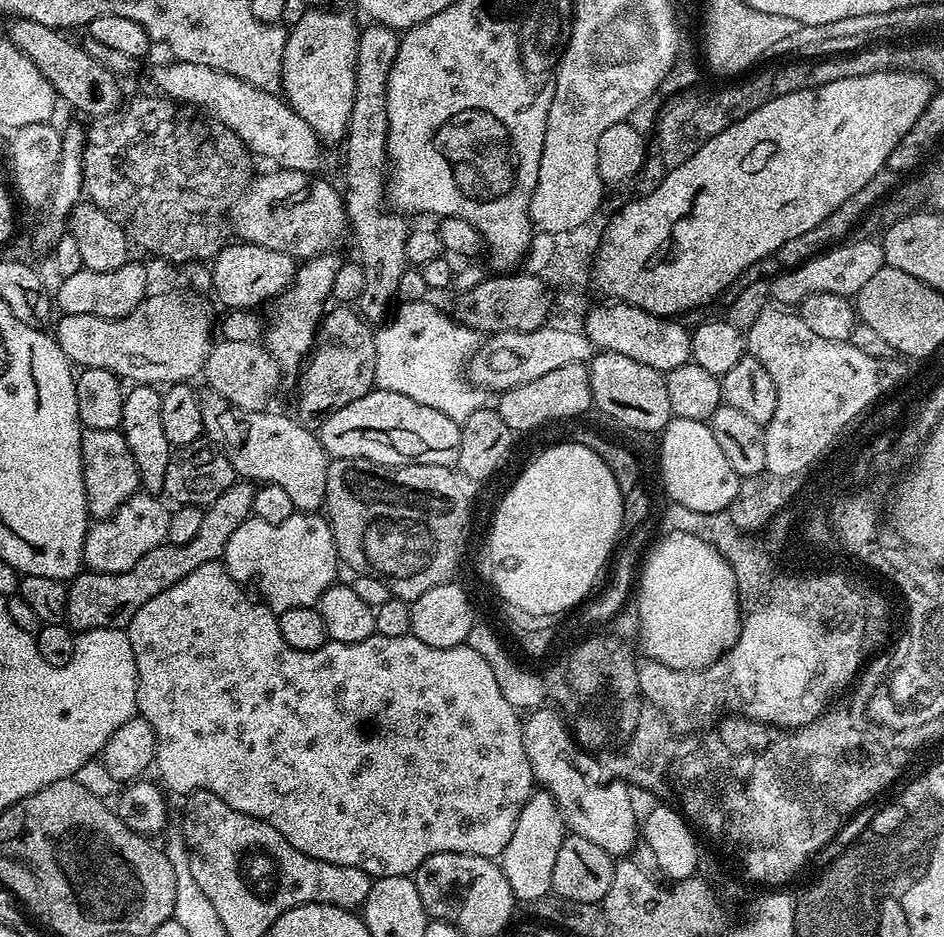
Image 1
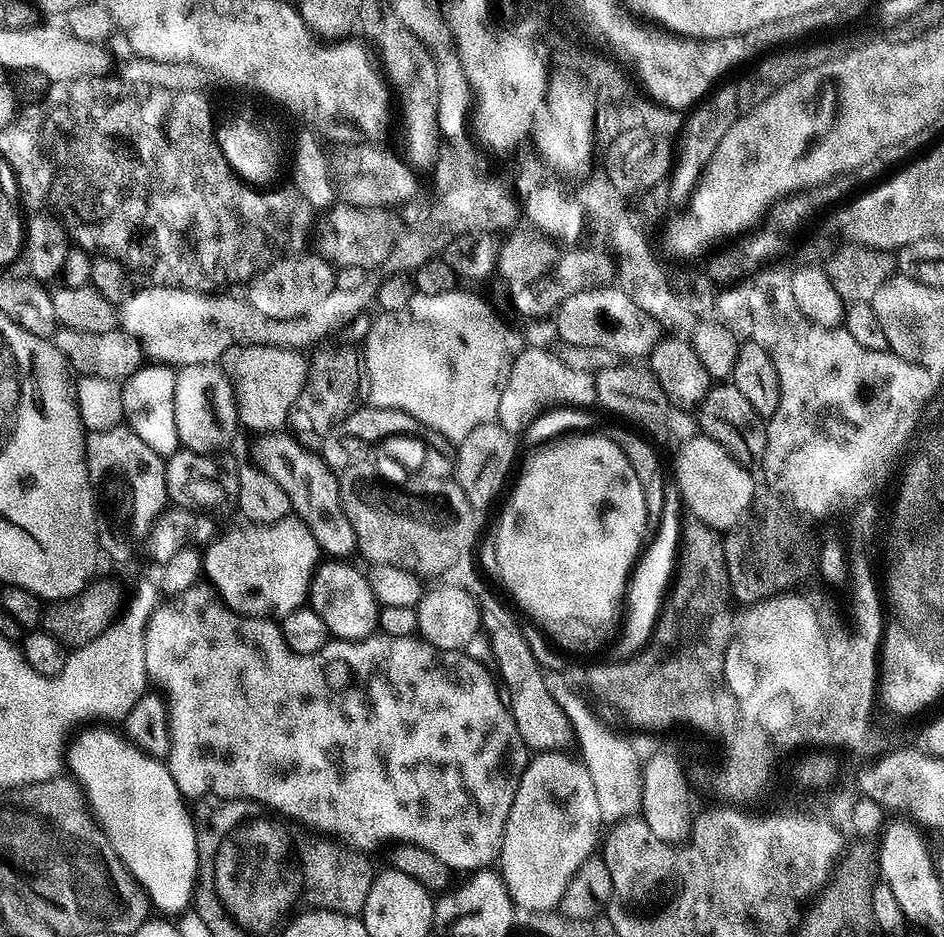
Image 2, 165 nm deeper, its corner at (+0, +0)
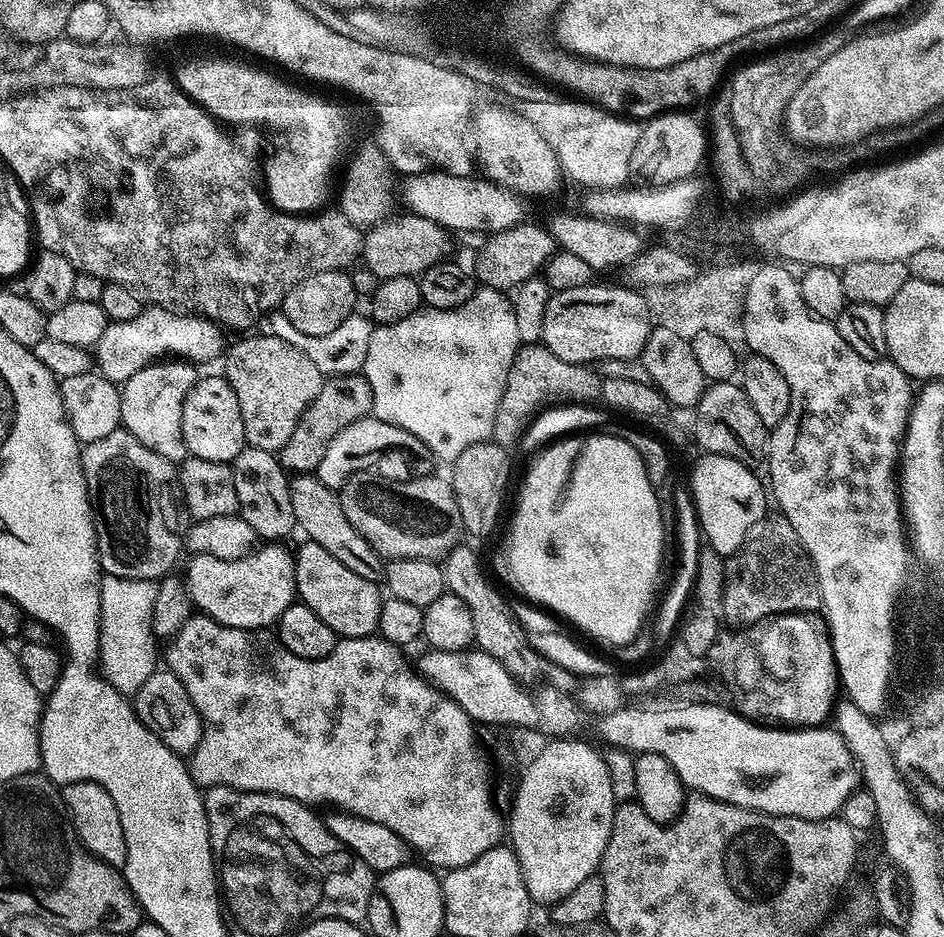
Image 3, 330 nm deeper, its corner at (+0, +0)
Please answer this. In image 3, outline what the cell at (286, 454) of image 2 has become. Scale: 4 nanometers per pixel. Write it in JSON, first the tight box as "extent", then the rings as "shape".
{"extent":[290,474,386,585],"shape":[[[296,474],[291,477],[292,493],[290,502],[294,506],[294,518],[296,528],[304,531],[307,539],[313,540],[322,550],[327,550],[342,562],[342,566],[347,566],[354,570],[354,574],[359,574],[366,578],[371,584],[379,585],[384,579],[386,567],[385,557],[377,554],[374,546],[354,530],[350,518],[346,518],[346,510],[342,510],[342,502],[339,495],[319,480],[314,474]]]}

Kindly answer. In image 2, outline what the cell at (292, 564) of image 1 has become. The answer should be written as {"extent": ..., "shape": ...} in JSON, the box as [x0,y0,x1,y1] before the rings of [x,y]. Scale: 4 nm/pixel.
{"extent":[202,514,322,618],"shape":[[[289,514],[286,518],[282,518],[273,524],[249,524],[247,522],[241,523],[241,528],[232,528],[229,532],[221,531],[203,549],[202,555],[204,557],[204,571],[203,575],[206,577],[207,583],[211,584],[216,589],[217,594],[224,599],[224,604],[233,608],[238,614],[243,616],[262,616],[265,618],[283,618],[286,614],[290,614],[296,608],[305,607],[308,599],[308,587],[312,581],[312,576],[316,572],[317,564],[321,563],[322,553],[320,547],[316,545],[314,534],[310,534],[307,526],[300,521],[294,514]]]}

